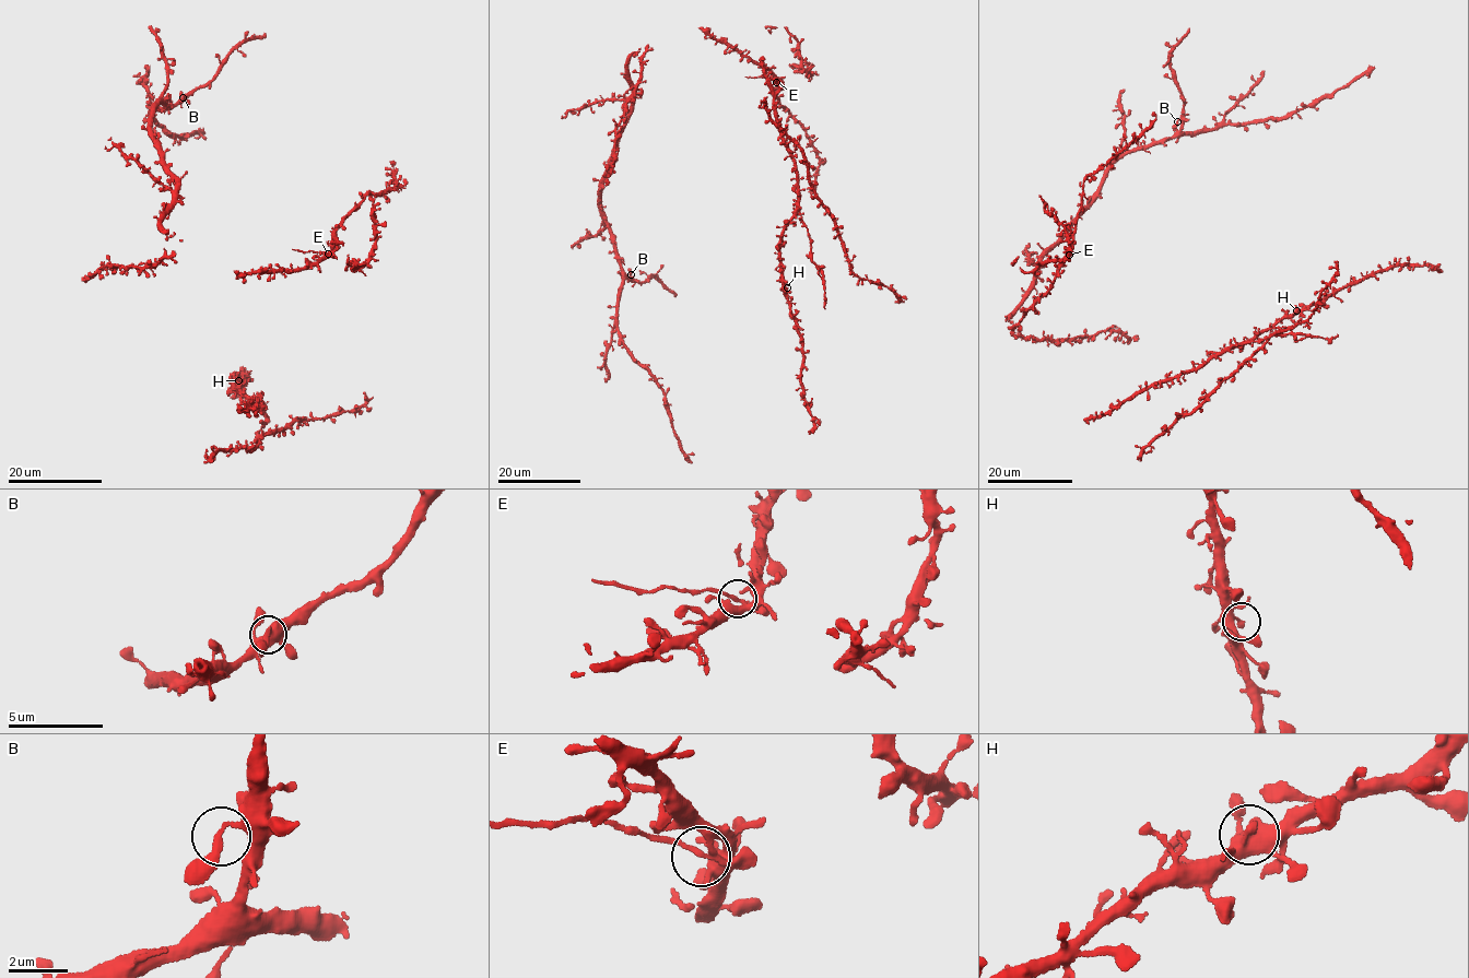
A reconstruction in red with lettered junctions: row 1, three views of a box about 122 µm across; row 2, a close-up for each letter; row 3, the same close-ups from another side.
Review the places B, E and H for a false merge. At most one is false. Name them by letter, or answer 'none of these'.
E

